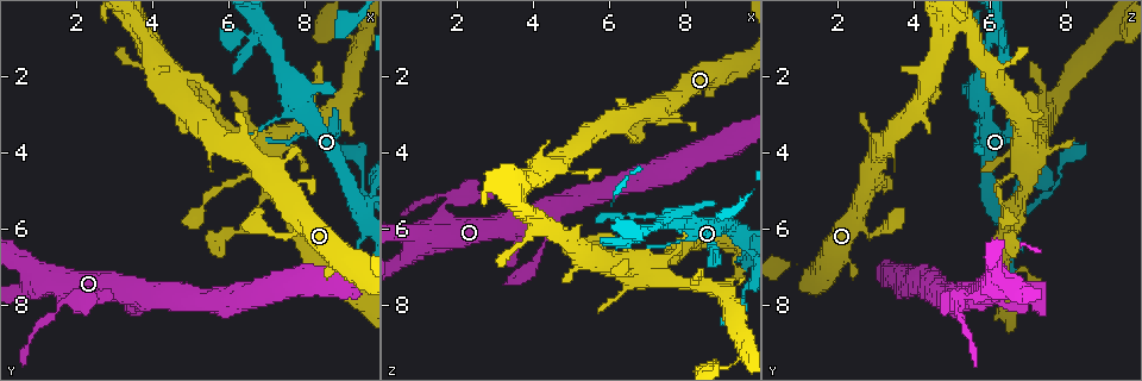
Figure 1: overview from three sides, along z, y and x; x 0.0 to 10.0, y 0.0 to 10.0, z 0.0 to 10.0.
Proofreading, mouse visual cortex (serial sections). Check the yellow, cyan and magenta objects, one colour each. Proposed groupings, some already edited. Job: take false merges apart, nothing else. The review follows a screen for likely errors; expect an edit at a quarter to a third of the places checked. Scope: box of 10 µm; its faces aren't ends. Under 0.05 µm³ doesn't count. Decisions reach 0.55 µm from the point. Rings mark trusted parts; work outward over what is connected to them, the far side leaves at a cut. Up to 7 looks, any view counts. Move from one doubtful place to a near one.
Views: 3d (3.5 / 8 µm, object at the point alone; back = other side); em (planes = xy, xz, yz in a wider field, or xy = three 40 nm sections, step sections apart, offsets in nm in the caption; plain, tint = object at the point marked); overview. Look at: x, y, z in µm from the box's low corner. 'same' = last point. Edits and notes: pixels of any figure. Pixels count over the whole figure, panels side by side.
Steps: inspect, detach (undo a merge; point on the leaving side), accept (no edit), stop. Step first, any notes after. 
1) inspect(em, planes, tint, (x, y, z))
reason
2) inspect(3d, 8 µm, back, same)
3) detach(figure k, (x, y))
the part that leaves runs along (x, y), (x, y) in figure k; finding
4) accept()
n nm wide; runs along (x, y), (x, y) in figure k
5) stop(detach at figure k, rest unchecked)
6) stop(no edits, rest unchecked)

inspect(3d, 8 µm, (6.85, 0.95, 6.10))
side arm on a straight run

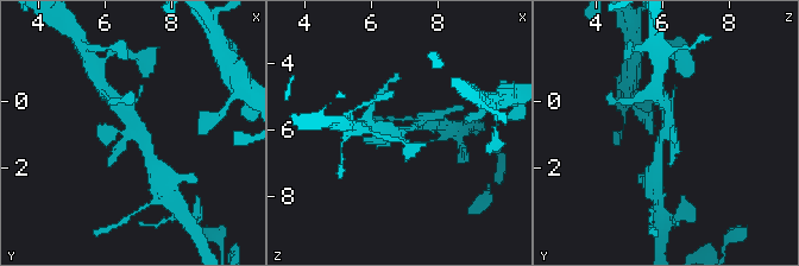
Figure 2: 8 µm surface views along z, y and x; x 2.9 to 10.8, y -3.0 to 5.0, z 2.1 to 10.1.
inspect(em, xy, step 3, tint, same)
shape alone is not enough

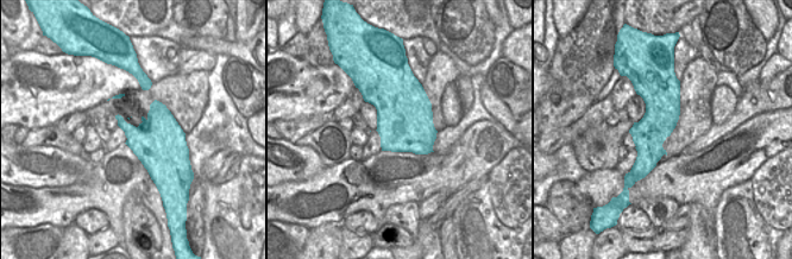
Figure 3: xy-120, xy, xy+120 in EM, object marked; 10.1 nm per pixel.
accept()
one cell here

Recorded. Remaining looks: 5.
inspect(3d, 3.5 µm, (6.55, 3.85, 6.90))
sudden change in width

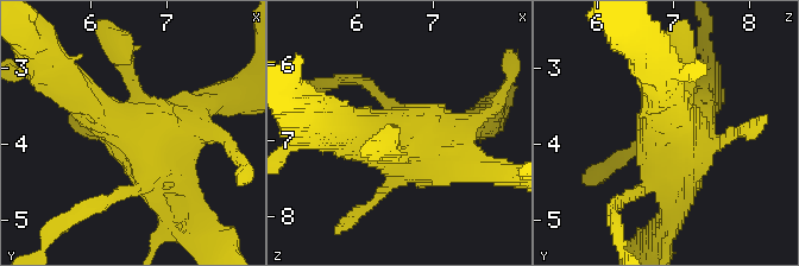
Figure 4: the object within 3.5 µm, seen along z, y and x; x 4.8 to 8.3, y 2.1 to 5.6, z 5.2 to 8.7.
inspect(em, xy, step 3, tint, (6.60, 3.80, 6.95))

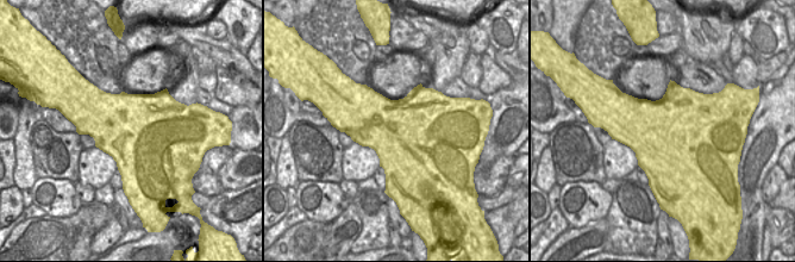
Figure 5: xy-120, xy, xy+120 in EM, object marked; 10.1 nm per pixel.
inspect(em, xy, step 1, tint, same)
another direction

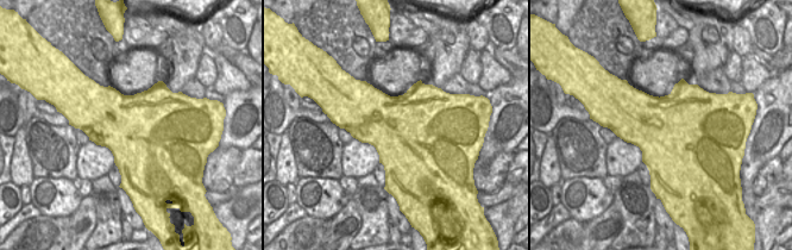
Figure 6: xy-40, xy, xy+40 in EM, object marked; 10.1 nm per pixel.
accept()
runs along (359, 133), (490, 172) in figure 4; one cell here

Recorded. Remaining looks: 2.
inspect(3d, 8 µm, (2.00, 7.90, 5.25))
thick turns thin

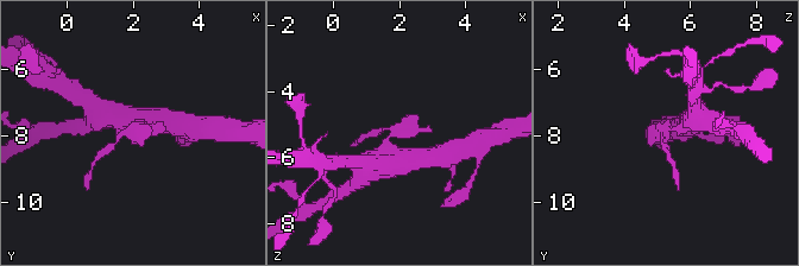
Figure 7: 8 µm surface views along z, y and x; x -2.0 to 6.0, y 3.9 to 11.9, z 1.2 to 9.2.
inspect(em, xy, step 2, tint, same)

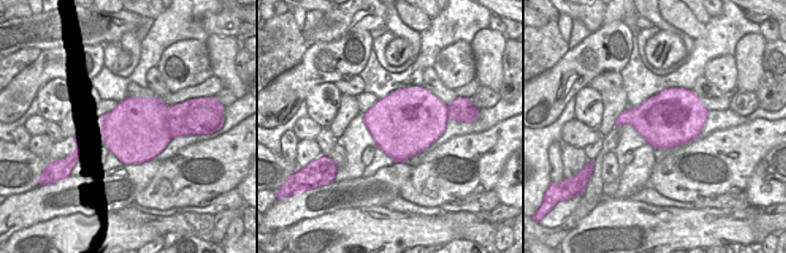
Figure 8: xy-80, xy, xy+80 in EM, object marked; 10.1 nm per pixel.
accept()
all the same cell

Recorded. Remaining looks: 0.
stop(no edits, rest unchecked)

